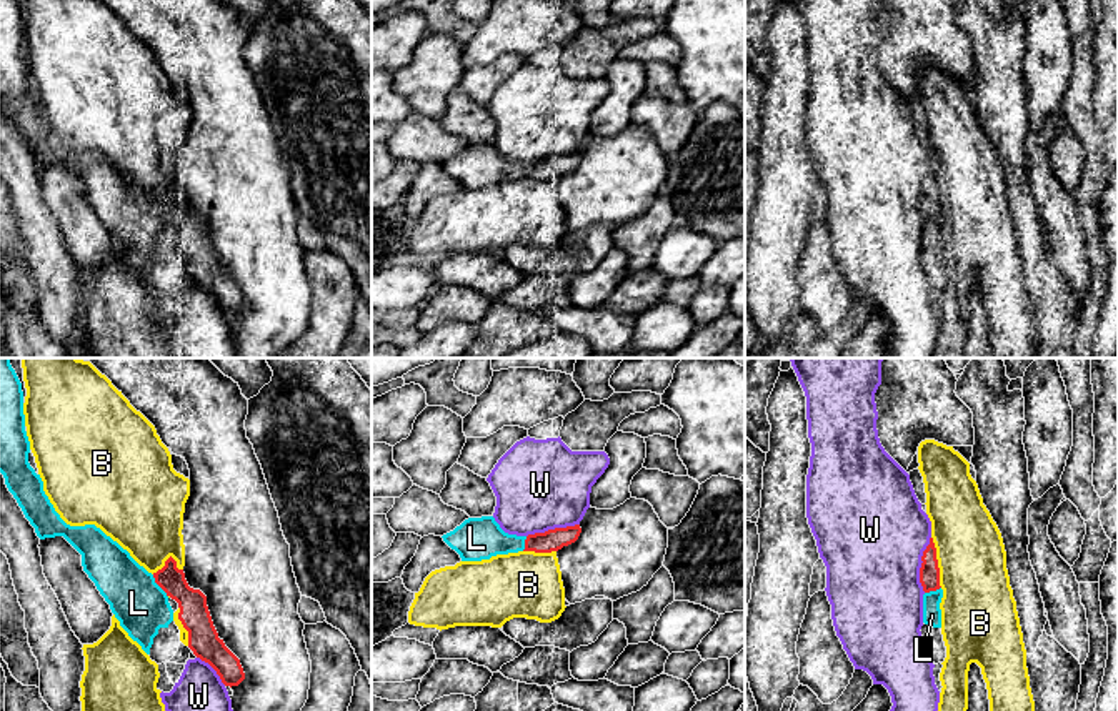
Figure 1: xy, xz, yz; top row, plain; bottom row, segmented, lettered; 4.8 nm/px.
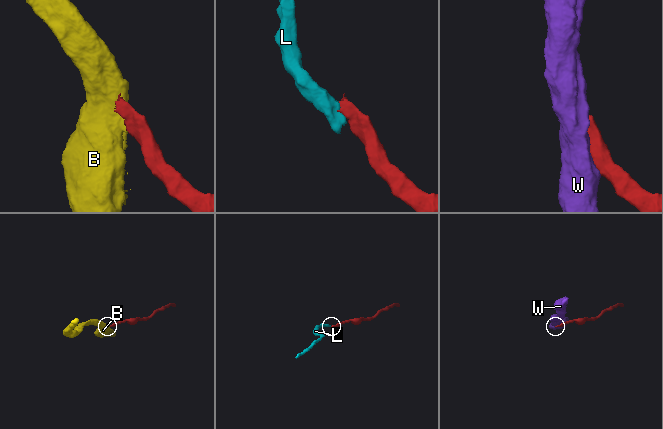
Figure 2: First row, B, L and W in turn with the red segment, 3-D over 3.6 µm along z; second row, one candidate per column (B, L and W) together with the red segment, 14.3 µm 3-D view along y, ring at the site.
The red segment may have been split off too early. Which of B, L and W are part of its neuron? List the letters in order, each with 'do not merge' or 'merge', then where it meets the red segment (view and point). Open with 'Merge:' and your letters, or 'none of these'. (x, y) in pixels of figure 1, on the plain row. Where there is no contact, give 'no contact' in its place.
Merge: L
B: do not merge; contact yz (937, 188)
L: merge; contact xy (159, 212)
W: do not merge; contact yz (922, 192)

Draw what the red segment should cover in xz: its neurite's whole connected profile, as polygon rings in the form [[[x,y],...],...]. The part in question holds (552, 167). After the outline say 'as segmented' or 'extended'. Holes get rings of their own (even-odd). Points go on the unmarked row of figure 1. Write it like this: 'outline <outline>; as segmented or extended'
outline [[[493,143],[468,145],[453,158],[443,162],[443,168],[455,177],[462,188],[482,188],[497,181],[518,178],[552,180],[578,167],[580,152],[555,155],[545,160],[517,163],[505,160]]]; extended

